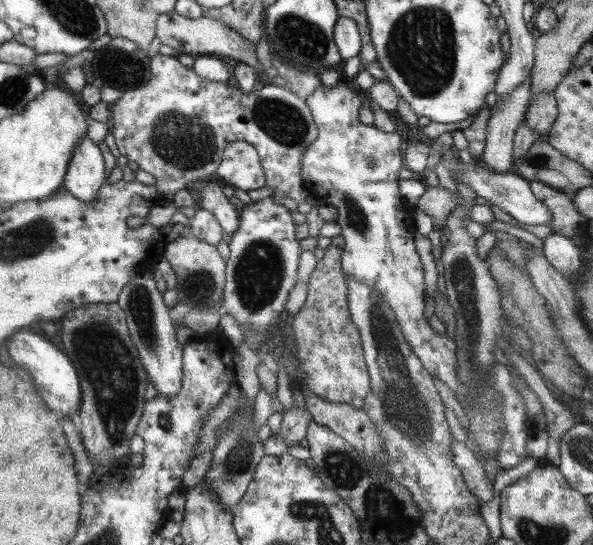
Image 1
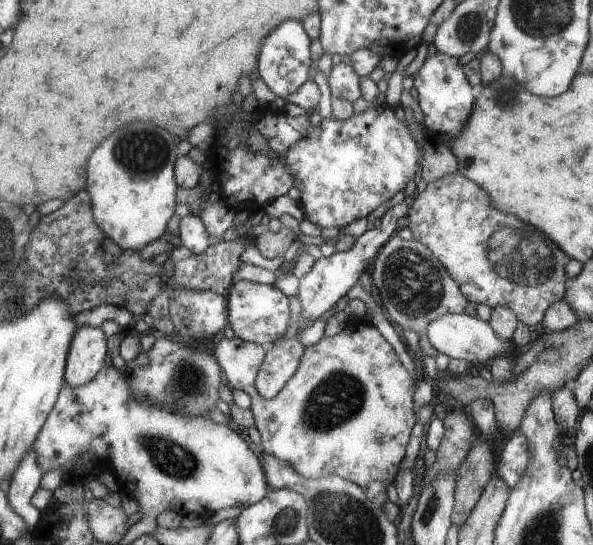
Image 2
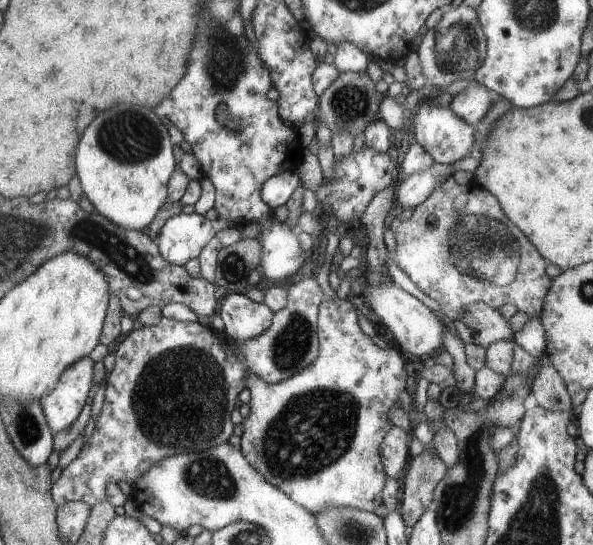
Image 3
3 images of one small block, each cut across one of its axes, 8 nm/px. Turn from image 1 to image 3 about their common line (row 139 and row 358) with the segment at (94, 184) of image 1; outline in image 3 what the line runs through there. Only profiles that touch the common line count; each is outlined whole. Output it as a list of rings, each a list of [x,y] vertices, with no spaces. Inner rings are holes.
[[[79,358],[61,373],[60,380],[49,394],[39,398],[40,407],[52,434],[63,432],[77,418],[91,386],[91,360]]]

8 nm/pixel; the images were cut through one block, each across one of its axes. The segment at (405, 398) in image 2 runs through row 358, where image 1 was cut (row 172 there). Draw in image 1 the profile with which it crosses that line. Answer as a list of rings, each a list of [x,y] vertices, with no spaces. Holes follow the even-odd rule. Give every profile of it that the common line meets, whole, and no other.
[[[339,83],[328,87],[319,85],[306,97],[306,104],[312,109],[319,134],[309,144],[300,158],[300,175],[308,196],[318,204],[331,204],[337,210],[335,222],[340,226],[343,238],[341,270],[344,276],[354,278],[367,286],[373,287],[382,299],[389,304],[396,320],[408,341],[409,348],[421,361],[424,369],[437,378],[456,396],[463,411],[467,408],[464,393],[457,383],[457,346],[453,345],[451,337],[438,335],[427,326],[423,320],[423,268],[419,256],[413,248],[413,226],[411,212],[407,212],[405,204],[399,202],[399,170],[401,170],[401,136],[394,130],[390,133],[378,130],[373,125],[365,126],[358,121],[359,96],[353,94],[344,84]],[[236,141],[225,147],[216,176],[221,179],[222,185],[248,192],[264,186],[262,171],[253,145]],[[368,158],[375,160],[375,165],[369,165]]]

